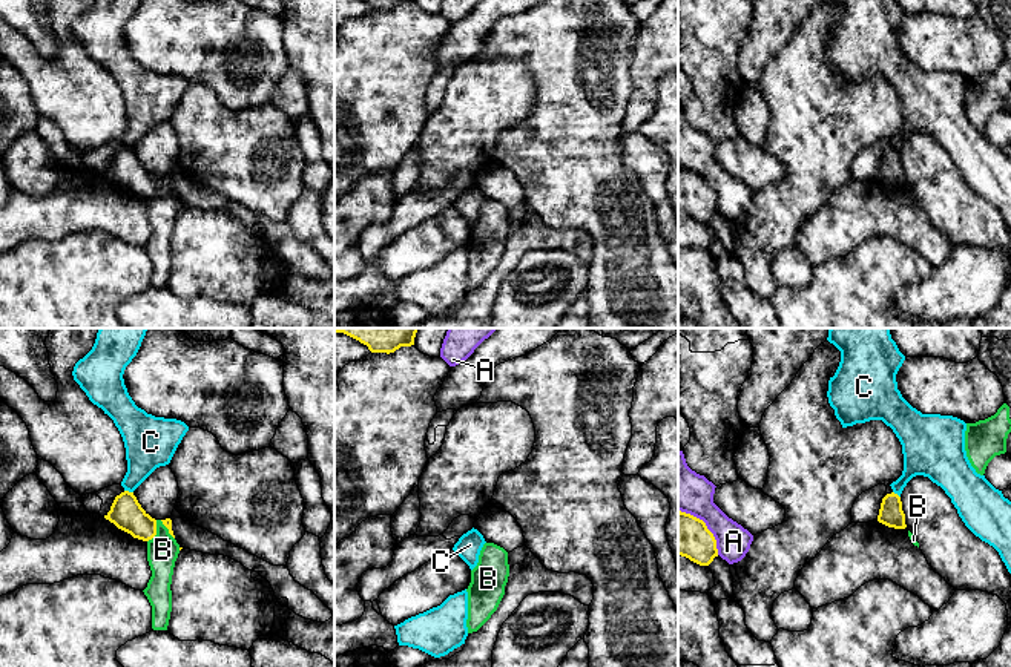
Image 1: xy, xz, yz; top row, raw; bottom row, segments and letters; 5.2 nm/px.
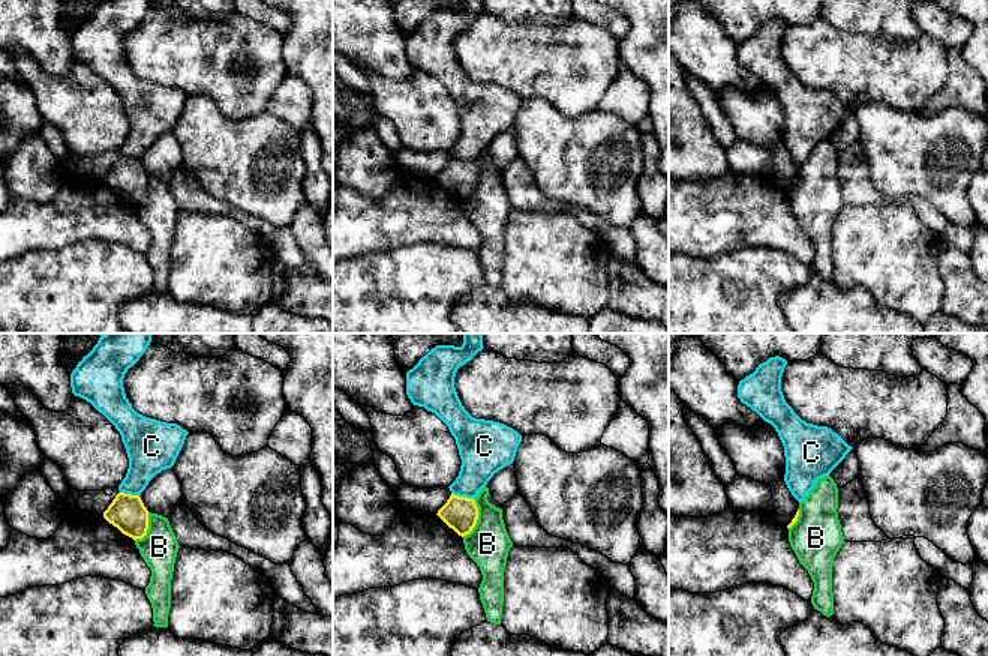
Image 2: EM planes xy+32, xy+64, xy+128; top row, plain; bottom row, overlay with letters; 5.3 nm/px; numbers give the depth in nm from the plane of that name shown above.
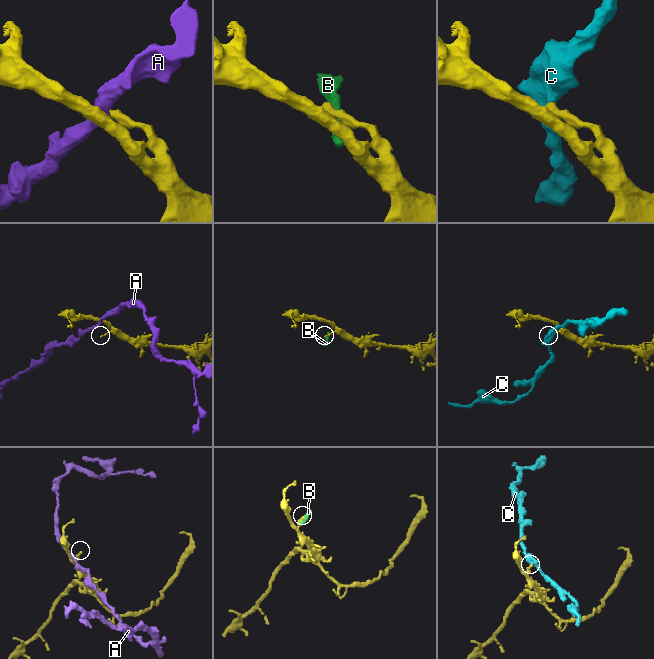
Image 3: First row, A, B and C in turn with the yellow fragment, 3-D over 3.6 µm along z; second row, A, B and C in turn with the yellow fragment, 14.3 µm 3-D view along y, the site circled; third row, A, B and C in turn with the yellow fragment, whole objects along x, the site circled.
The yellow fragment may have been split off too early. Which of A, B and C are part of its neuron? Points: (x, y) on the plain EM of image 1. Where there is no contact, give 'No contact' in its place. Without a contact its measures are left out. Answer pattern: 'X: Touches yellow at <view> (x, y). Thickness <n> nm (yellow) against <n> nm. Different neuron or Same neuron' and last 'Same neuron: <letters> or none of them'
A: Touches yellow at yz (706, 183). Thickness 220 nm (yellow) against 240 nm. Different neuron
B: Touches yellow at xy (155, 187). Thickness 170 nm (yellow) against 160 nm. Different neuron
C: Touches yellow at xy (128, 147). Thickness 170 nm (yellow) against 220 nm. Different neuron
Same neuron: none of them

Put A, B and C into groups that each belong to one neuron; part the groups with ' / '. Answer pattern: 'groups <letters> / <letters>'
groups A / B / C

